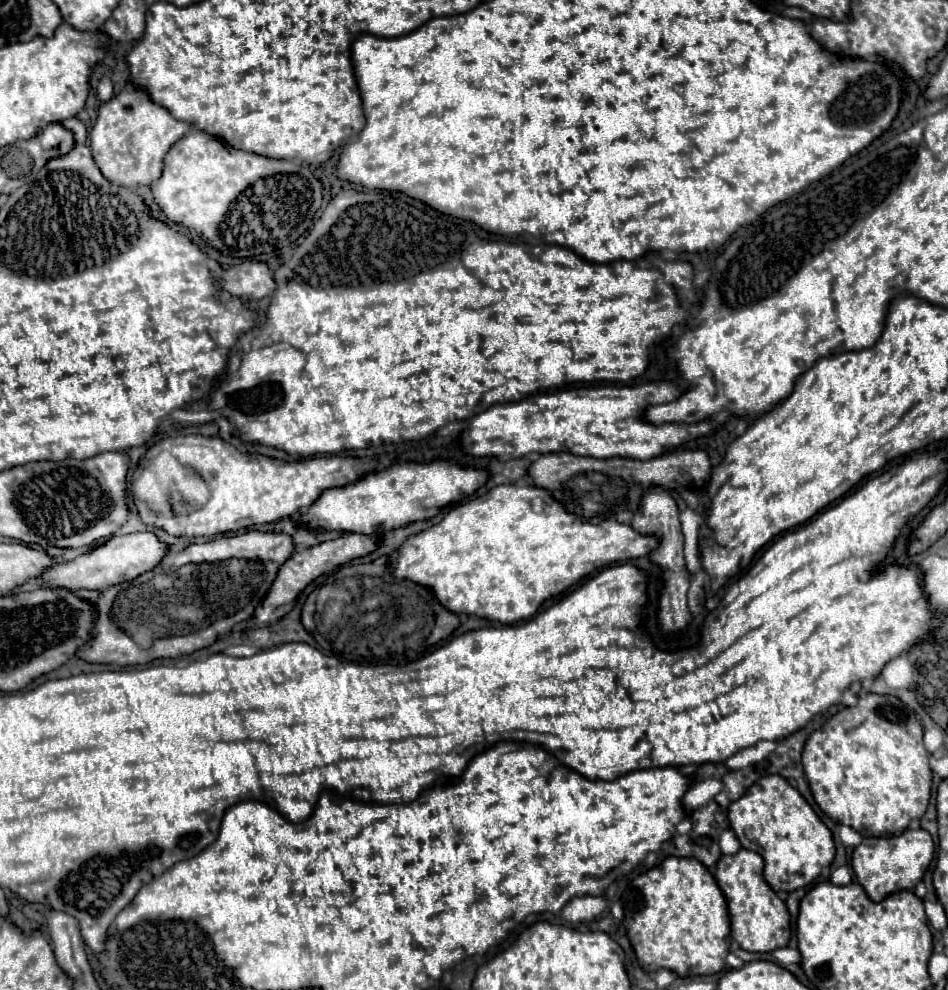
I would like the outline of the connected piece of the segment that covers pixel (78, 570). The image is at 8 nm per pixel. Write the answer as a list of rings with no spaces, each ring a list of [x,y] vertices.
[[[134,532],[126,536],[112,536],[106,544],[96,546],[88,554],[82,554],[70,562],[58,562],[48,572],[44,572],[42,580],[48,586],[62,586],[68,590],[88,588],[88,590],[106,590],[120,582],[130,582],[142,572],[156,568],[166,556],[168,544],[162,542],[154,532]]]

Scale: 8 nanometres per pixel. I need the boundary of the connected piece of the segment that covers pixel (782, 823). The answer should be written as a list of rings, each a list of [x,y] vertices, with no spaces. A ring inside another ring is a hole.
[[[764,776],[754,786],[748,788],[748,792],[730,804],[728,808],[728,820],[730,828],[734,830],[736,838],[740,840],[742,848],[754,850],[764,858],[764,878],[770,884],[772,890],[780,892],[792,892],[796,888],[812,884],[812,880],[834,860],[834,842],[830,830],[822,824],[822,820],[816,816],[816,812],[810,808],[810,804],[800,796],[796,788],[792,788],[782,776]]]

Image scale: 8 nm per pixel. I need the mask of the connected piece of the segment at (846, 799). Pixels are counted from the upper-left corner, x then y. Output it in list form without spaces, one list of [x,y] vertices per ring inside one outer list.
[[[864,694],[858,698],[856,706],[844,708],[840,710],[836,716],[832,716],[820,730],[816,730],[804,744],[804,752],[802,752],[802,764],[804,764],[804,772],[812,790],[812,796],[816,800],[816,804],[820,806],[820,810],[832,818],[838,824],[846,824],[850,828],[854,828],[860,836],[898,836],[902,834],[912,818],[922,818],[922,814],[926,812],[926,806],[930,802],[930,786],[932,786],[932,770],[928,766],[928,758],[930,754],[924,748],[922,742],[922,726],[920,722],[914,718],[914,710],[908,708],[906,704],[902,704],[898,698],[894,696],[880,696],[880,694]]]

